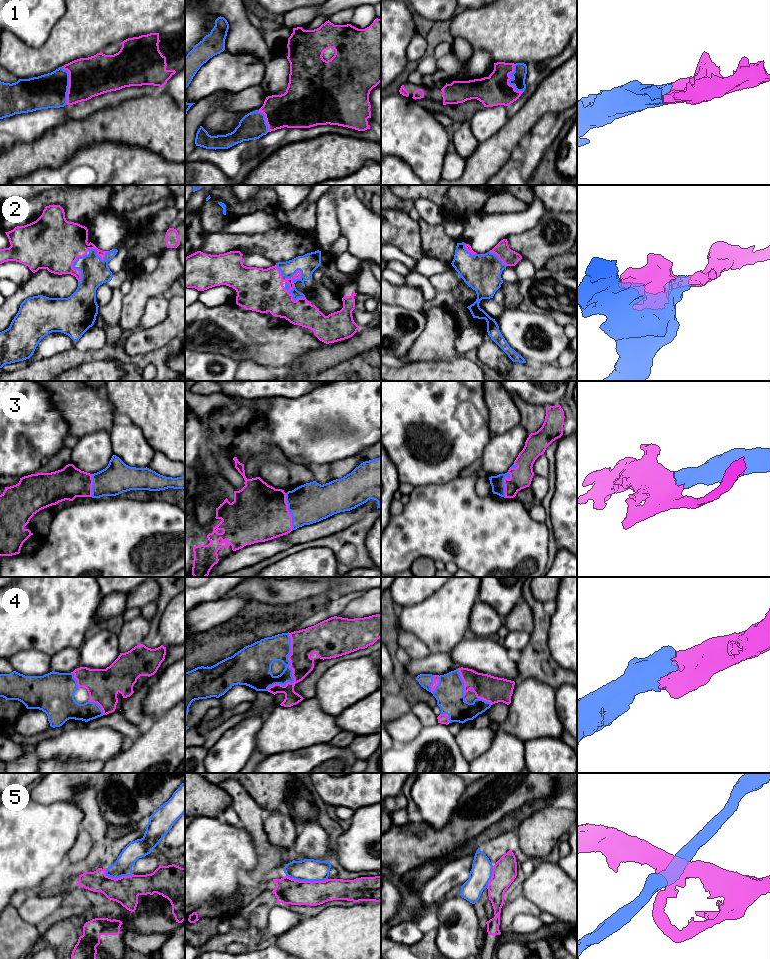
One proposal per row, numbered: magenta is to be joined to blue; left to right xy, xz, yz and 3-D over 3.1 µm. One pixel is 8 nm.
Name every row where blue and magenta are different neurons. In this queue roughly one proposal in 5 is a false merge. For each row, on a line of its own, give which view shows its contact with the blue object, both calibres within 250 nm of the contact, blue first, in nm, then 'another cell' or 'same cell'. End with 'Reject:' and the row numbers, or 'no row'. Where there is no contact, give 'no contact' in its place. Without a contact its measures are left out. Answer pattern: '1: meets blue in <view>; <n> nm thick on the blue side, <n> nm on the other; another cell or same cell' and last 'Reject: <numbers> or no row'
1: meets blue in yz; 110 nm thick on the blue side, 240 nm on the other; same cell
2: meets blue in xz; 70 nm thick on the blue side, 340 nm on the other; same cell
3: meets blue in xz; 320 nm thick on the blue side, 460 nm on the other; same cell
4: meets blue in xz; 200 nm thick on the blue side, 220 nm on the other; same cell
5: meets blue in xz; 180 nm thick on the blue side, 200 nm on the other; another cell
Reject: 5

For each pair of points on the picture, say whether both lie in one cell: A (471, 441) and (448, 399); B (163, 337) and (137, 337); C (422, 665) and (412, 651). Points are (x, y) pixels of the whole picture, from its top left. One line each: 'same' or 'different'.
A: same
B: same
C: different

